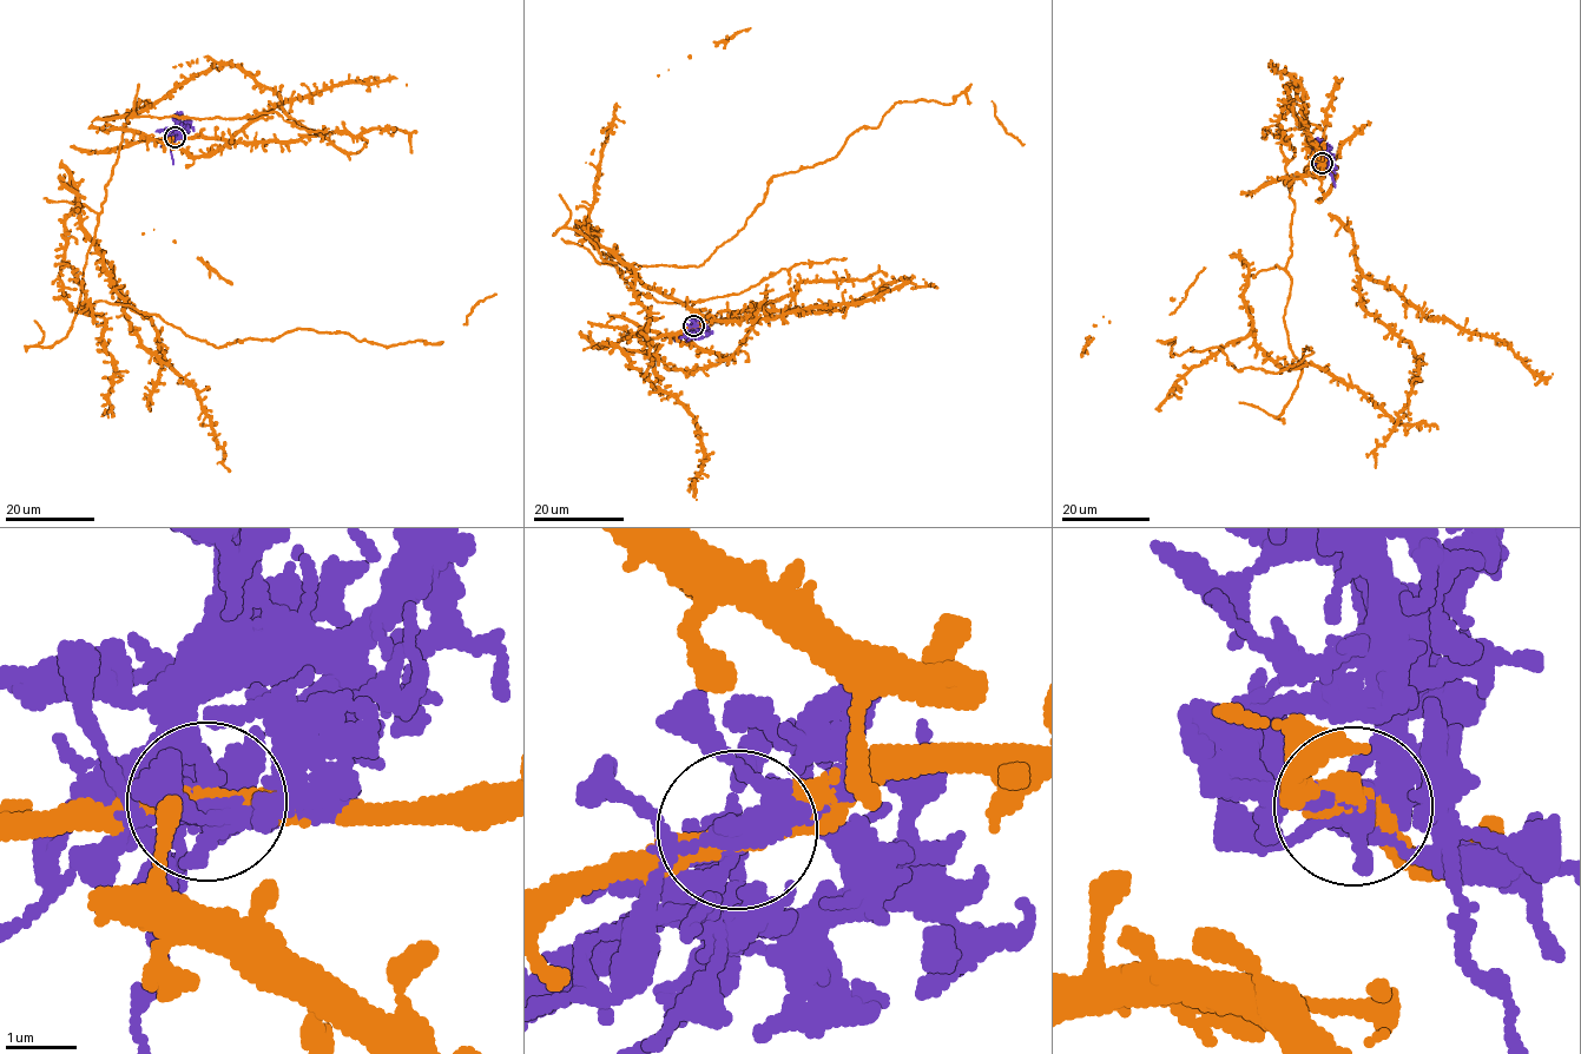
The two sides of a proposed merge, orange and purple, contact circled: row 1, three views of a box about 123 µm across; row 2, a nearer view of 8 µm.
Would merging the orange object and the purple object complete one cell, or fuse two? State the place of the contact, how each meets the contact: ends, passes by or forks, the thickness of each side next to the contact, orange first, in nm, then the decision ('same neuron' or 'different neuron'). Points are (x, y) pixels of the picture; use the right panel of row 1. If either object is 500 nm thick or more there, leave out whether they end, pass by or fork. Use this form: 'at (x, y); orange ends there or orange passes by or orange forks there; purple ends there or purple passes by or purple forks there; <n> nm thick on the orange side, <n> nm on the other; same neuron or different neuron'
at (1322, 163); orange passes by; purple forks there; 340 nm thick on the orange side, 320 nm on the other; different neuron

